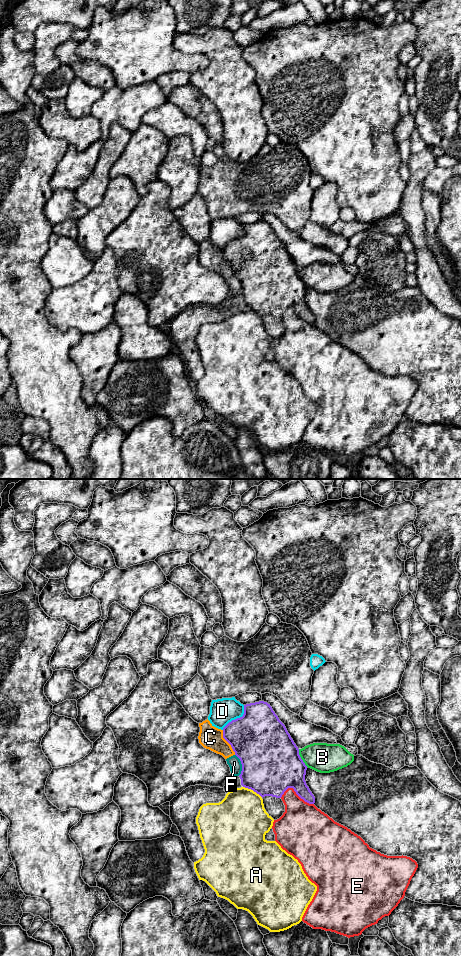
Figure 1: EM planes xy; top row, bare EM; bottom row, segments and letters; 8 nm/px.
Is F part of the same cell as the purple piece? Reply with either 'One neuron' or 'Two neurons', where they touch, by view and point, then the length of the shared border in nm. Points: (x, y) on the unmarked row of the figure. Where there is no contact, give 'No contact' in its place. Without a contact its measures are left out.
Two neurons. Touches purple at xy (242, 285). Shared border 180 nm

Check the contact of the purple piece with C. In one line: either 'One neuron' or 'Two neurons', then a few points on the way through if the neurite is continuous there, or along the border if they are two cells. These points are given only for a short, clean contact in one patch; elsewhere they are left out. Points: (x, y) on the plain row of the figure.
Two neurons. Boundary: xy (222, 250), (222, 256), (235, 274)

